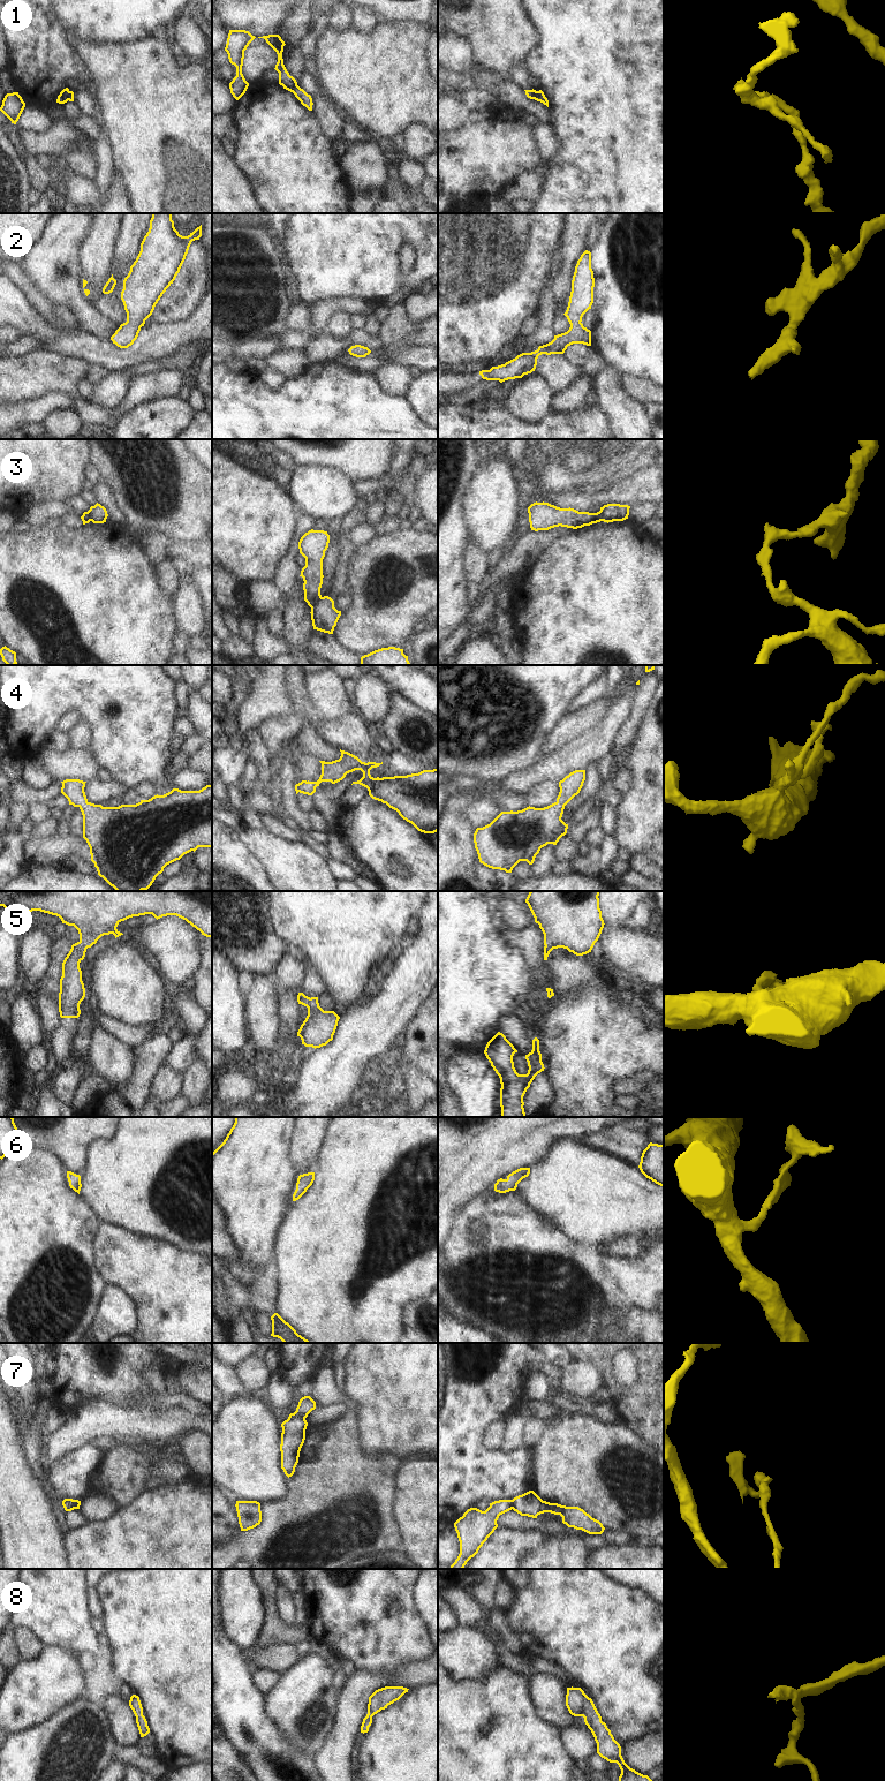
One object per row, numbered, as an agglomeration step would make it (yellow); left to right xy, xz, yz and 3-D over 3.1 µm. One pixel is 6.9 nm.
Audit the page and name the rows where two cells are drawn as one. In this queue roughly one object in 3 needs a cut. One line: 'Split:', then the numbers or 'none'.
Split: 1, 3, 7

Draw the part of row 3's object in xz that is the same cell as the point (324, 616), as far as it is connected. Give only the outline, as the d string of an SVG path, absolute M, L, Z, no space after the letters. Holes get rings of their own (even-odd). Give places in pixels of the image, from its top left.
M328 596L322 597L311 607L310 613L313 629L328 634L333 634L334 627L341 616L341 611L334 607L334 601Z

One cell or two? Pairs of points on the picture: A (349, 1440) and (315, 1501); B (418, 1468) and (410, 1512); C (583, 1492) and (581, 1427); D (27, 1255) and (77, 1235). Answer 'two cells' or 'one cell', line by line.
A: one cell
B: one cell
C: one cell
D: one cell

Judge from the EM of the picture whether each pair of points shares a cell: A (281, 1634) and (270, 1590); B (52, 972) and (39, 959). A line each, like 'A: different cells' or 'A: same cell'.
A: same cell
B: different cells

